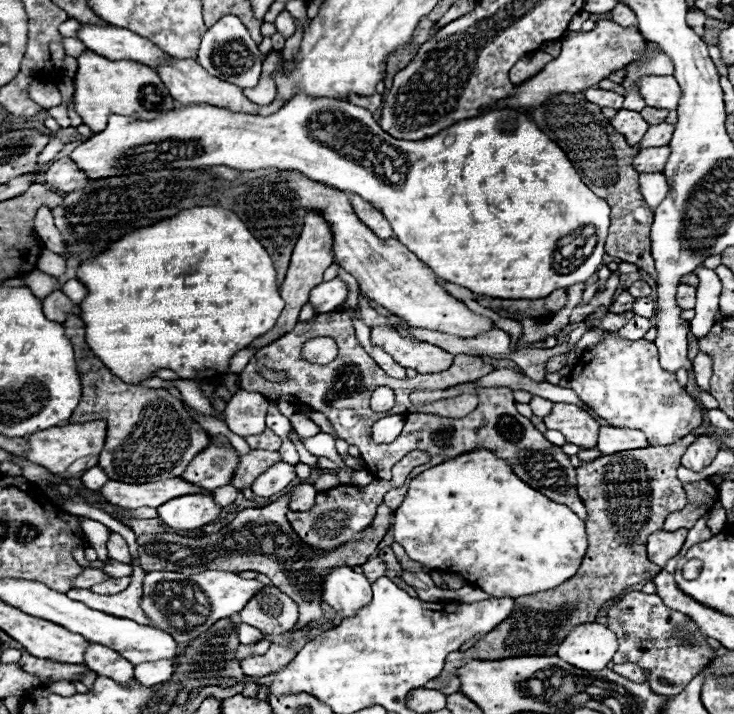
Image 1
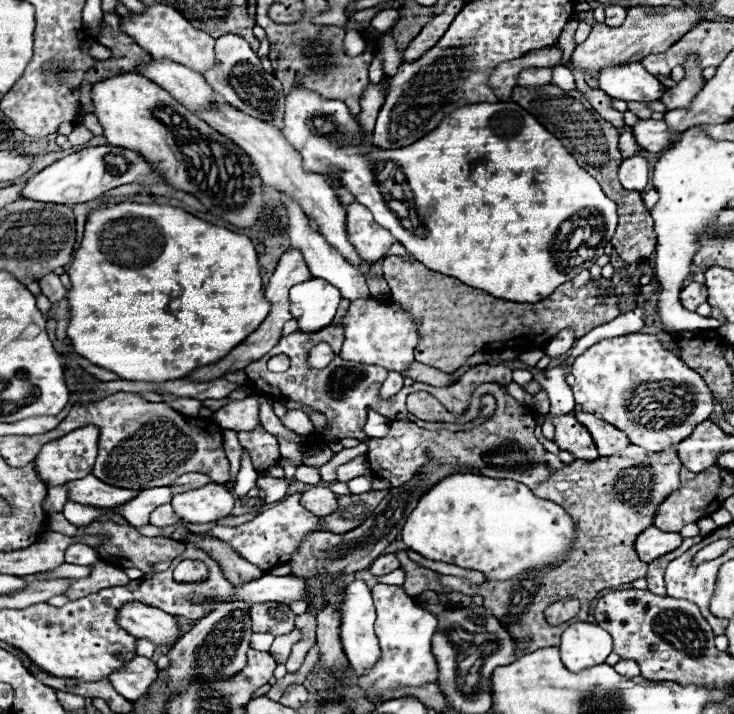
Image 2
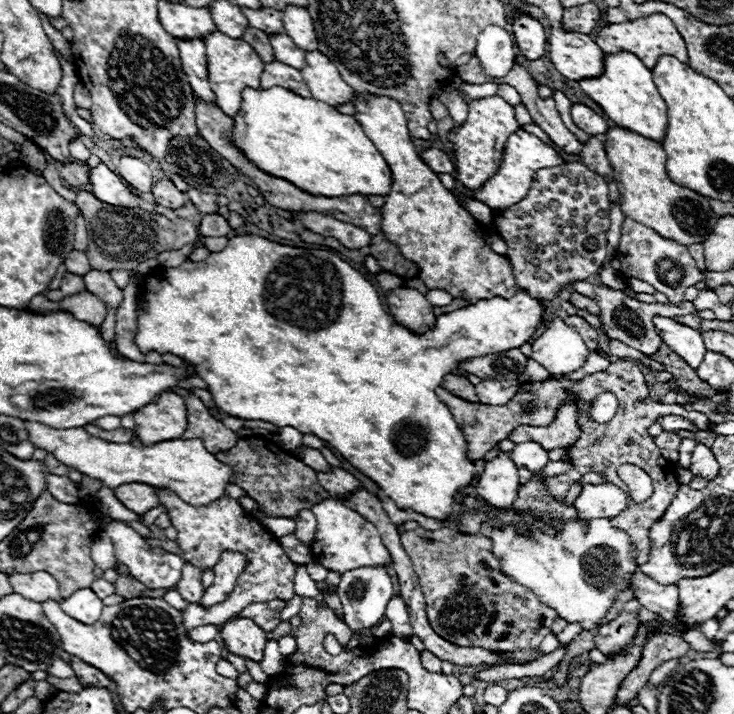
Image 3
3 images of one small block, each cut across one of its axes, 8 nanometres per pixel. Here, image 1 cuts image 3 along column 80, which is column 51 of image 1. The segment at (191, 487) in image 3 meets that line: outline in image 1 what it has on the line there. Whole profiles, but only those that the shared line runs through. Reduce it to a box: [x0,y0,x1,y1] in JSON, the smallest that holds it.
[24,420,106,478]

